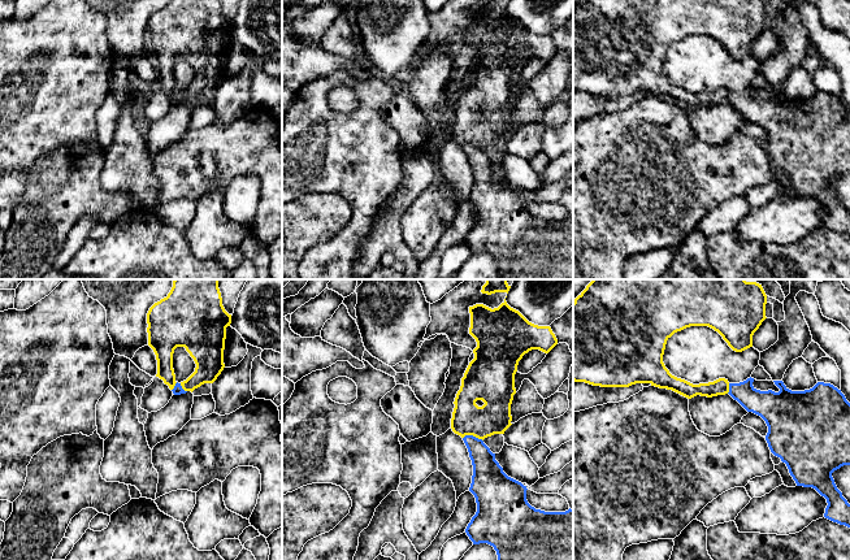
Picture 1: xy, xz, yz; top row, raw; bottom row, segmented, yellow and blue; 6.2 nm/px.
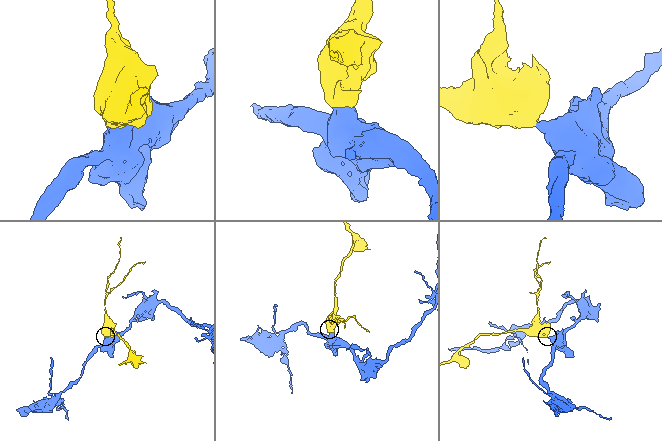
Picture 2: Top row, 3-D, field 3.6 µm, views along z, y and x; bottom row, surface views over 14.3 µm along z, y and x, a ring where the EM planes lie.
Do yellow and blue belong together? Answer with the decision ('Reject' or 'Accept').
Reject

